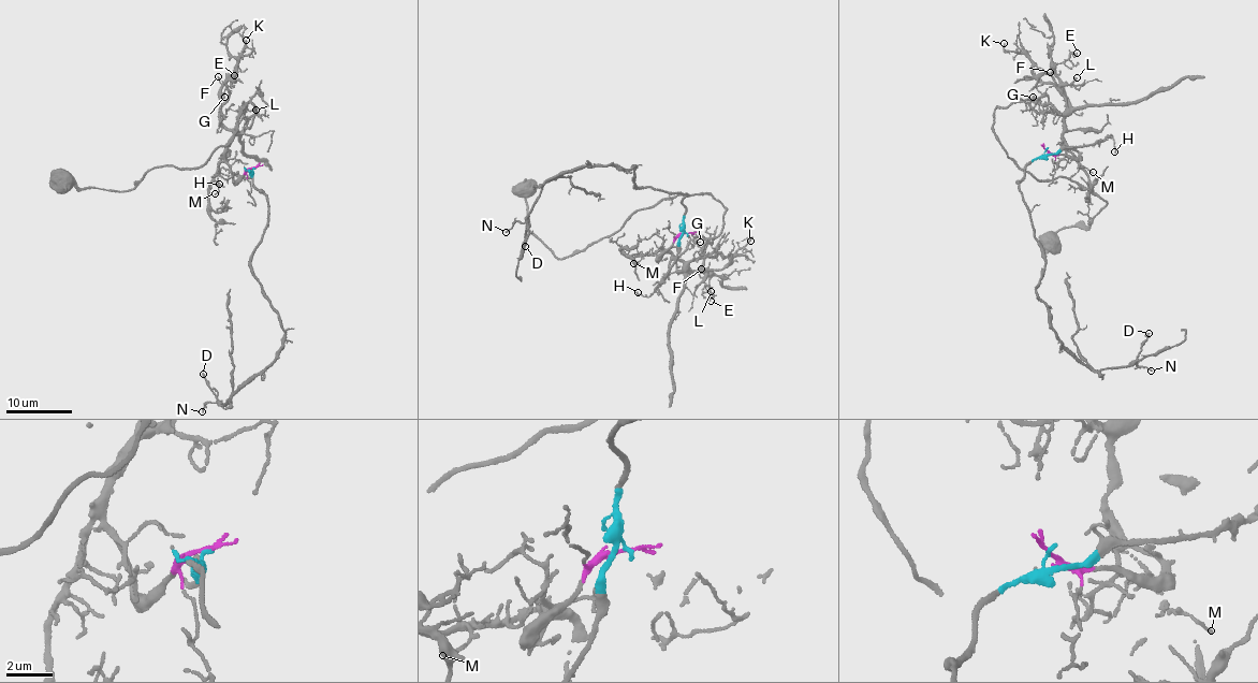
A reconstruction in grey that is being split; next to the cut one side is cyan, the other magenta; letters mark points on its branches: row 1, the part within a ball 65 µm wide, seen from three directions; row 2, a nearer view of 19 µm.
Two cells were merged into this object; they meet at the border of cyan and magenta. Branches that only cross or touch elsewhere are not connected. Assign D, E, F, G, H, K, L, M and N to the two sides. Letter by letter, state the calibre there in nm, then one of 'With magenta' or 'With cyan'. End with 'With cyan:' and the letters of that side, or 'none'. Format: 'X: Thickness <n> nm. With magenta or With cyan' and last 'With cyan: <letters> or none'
D: Thickness 240 nm. With cyan
E: Thickness 80 nm. With magenta
F: Thickness 120 nm. With magenta
G: Thickness 90 nm. With magenta
H: Thickness 100 nm. With cyan
K: Thickness 100 nm. With magenta
L: Thickness 100 nm. With magenta
M: Thickness 100 nm. With magenta
N: Thickness 140 nm. With cyan
With cyan: D, H, N

